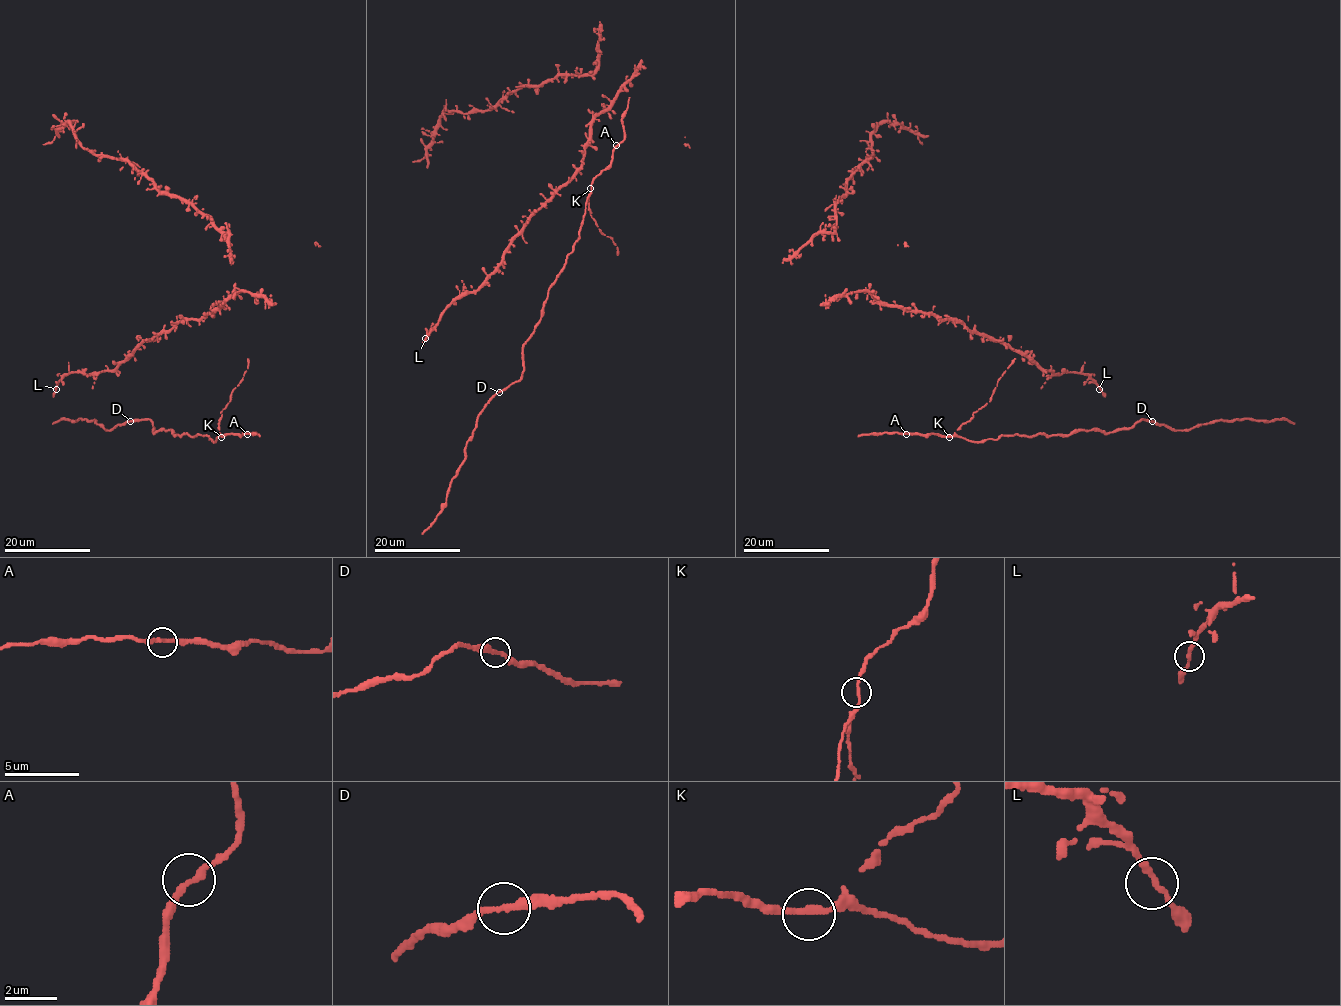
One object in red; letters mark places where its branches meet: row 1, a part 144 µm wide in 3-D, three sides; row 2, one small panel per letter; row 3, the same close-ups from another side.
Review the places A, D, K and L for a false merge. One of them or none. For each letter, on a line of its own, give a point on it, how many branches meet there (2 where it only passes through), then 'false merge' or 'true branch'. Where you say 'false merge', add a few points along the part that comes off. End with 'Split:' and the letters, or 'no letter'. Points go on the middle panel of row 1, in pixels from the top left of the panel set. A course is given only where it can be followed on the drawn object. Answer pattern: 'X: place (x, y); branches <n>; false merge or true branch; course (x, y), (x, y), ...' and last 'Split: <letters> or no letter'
A: place (616, 145); branches 2; true branch
D: place (499, 392); branches 2; true branch
K: place (590, 188); branches 2; true branch
L: place (425, 338); branches 2; true branch
Split: no letter

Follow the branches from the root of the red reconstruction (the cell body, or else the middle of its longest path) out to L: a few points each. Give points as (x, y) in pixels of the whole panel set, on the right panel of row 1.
L: (965, 326), (1023, 352), (1054, 374), (1086, 374), (1099, 389)

